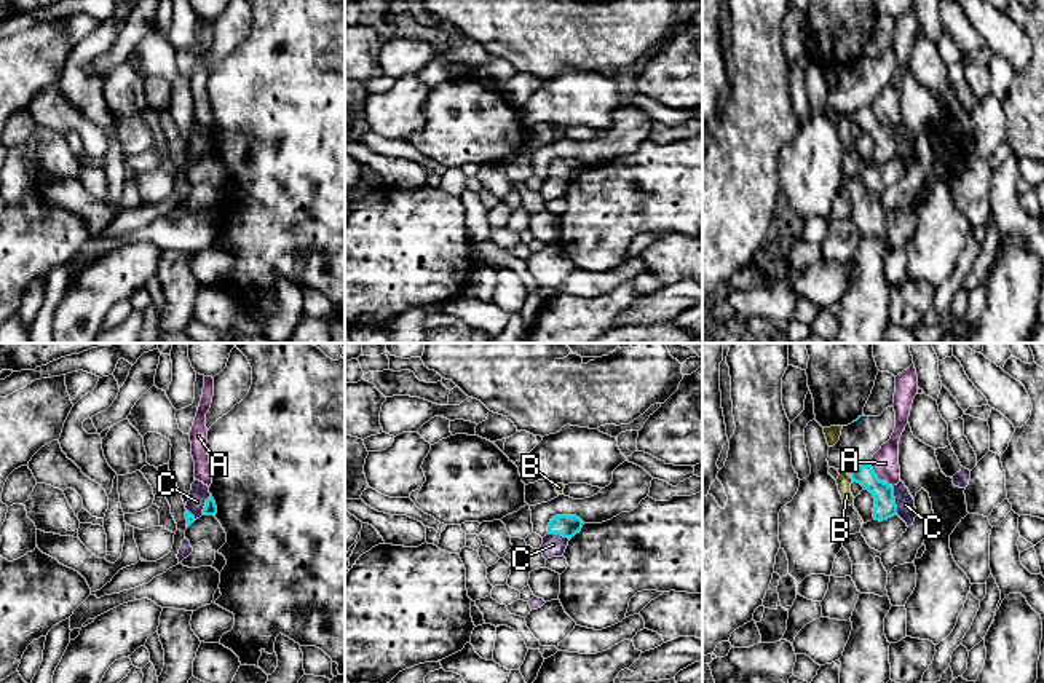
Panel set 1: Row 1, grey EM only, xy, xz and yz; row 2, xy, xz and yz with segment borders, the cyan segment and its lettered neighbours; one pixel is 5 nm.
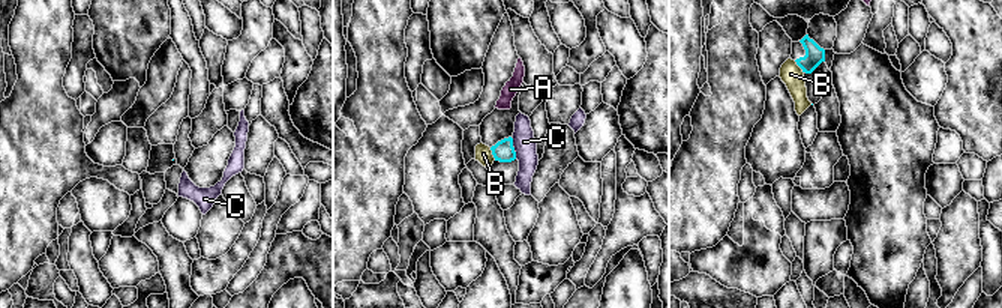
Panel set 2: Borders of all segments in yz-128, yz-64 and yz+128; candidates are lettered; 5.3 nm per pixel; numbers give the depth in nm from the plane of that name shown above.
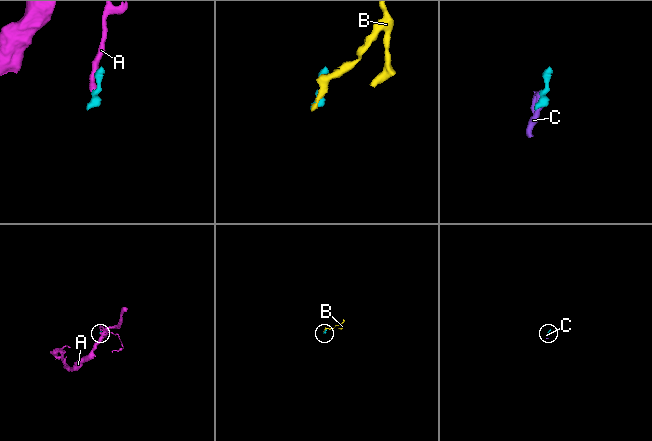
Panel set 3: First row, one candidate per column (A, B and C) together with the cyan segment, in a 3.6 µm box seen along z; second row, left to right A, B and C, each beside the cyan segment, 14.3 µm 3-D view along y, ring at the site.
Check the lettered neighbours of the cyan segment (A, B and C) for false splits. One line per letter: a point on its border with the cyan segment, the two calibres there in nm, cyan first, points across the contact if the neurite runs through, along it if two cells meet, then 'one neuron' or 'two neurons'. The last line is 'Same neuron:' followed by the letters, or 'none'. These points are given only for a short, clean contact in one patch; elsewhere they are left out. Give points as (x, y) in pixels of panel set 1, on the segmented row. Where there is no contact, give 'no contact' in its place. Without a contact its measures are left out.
A: meets cyan in yz at (878, 479); 110 nm thick on the cyan side, 140 nm on the other; border along yz (869, 465), (880, 479), (893, 487); two neurons
B: meets cyan in yz at (851, 477); 110 nm thick on the cyan side, 70 nm on the other; two neurons
C: meets cyan in yz at (894, 501); 110 nm thick on the cyan side, 100 nm on the other; border along yz (893, 487), (897, 514); two neurons
Same neuron: none

